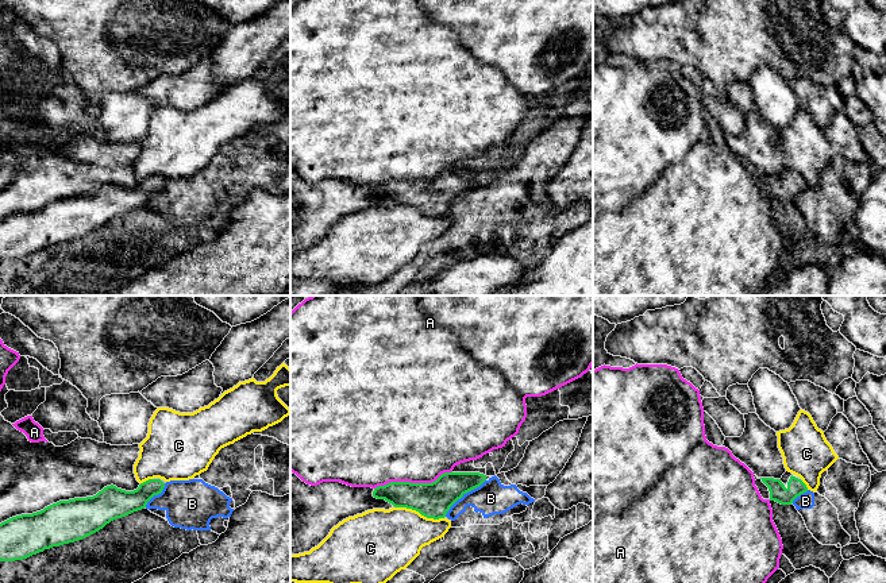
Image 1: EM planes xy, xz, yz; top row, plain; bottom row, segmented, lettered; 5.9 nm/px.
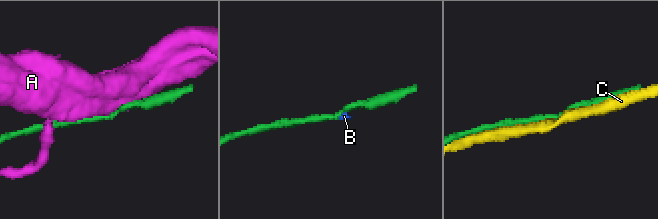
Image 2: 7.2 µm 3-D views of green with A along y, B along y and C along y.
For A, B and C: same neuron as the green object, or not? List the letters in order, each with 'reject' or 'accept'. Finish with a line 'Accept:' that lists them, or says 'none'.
A: reject
B: reject
C: reject
Accept: none

